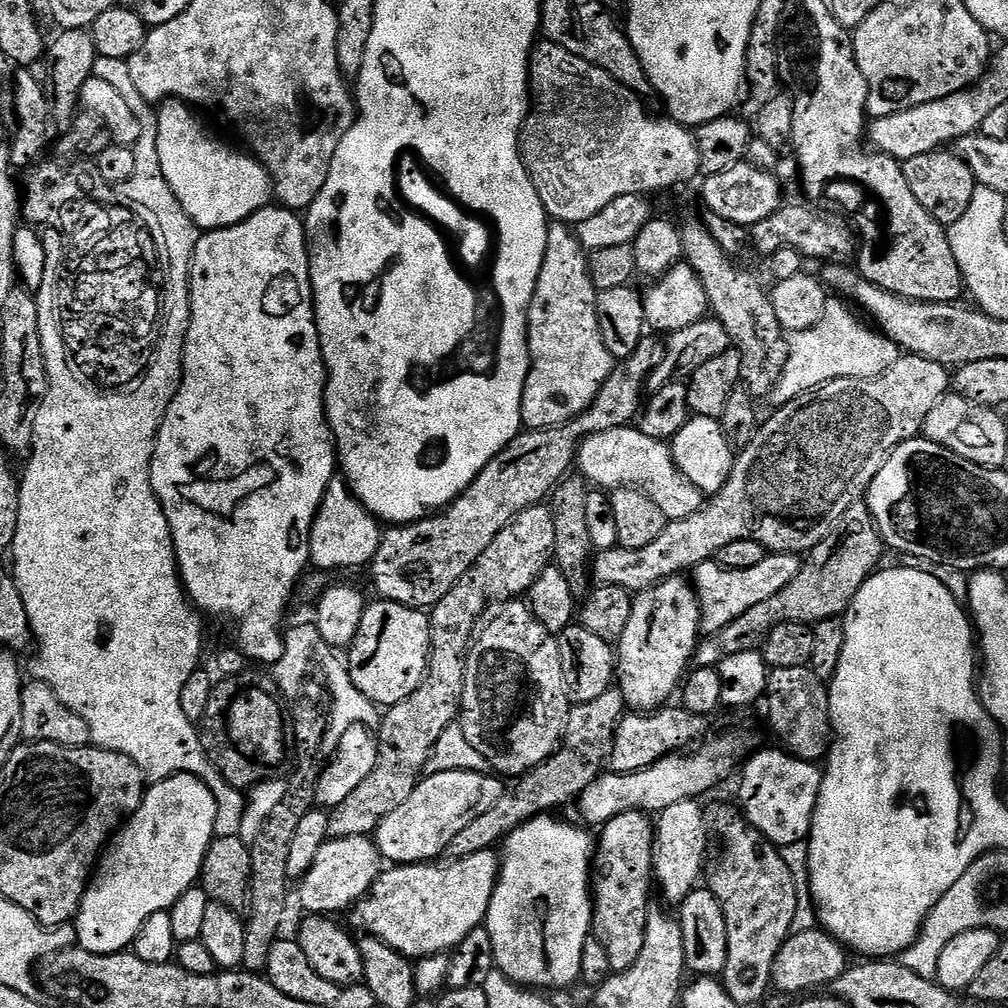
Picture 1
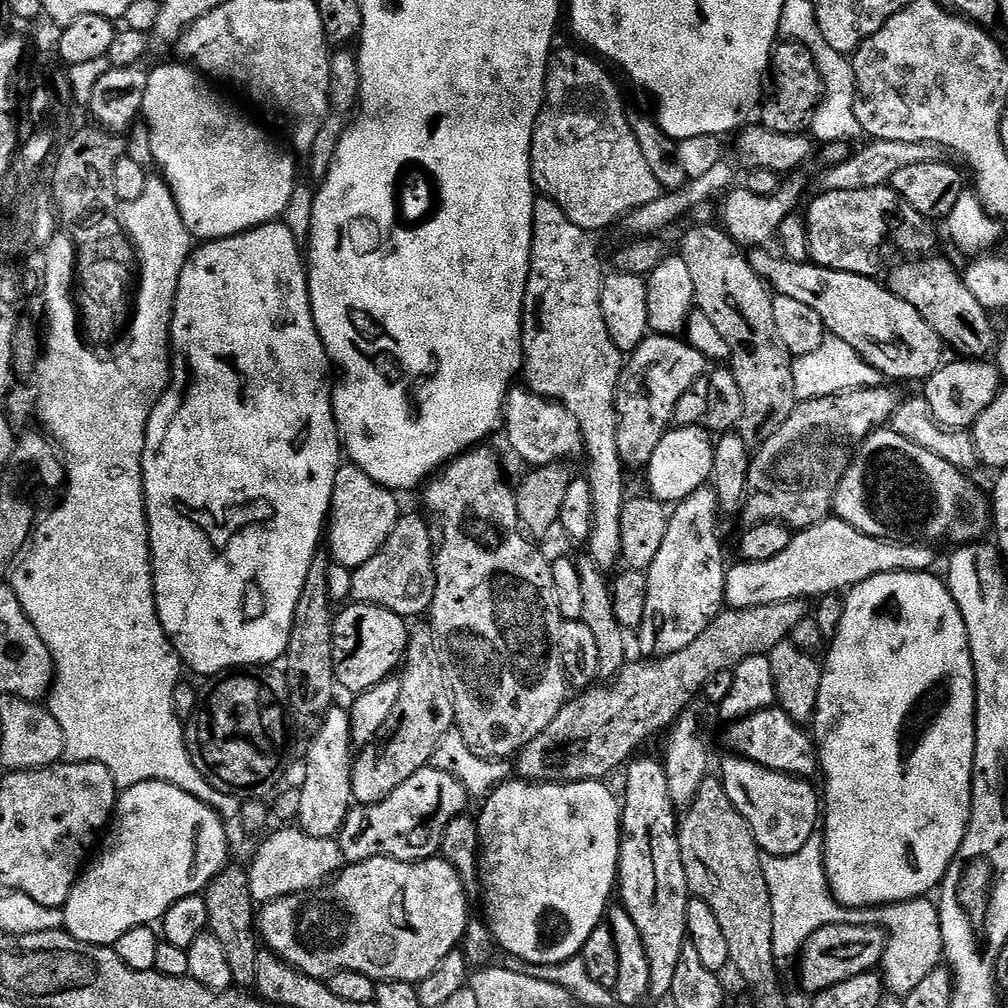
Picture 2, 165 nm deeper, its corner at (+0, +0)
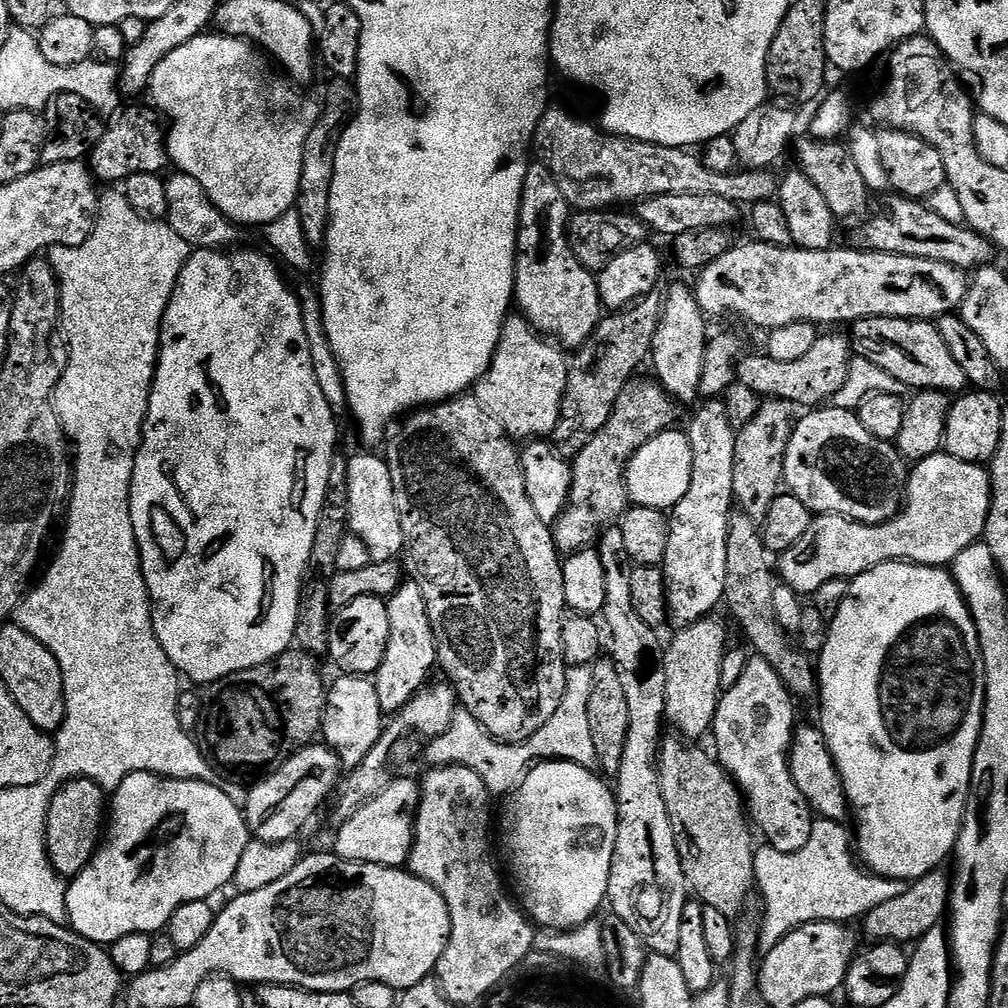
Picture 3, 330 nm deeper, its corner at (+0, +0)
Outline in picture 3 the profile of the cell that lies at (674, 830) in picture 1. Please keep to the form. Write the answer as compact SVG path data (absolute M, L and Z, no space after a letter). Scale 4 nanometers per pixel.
M705 618L694 622L688 628L681 628L675 634L672 645L663 653L666 674L667 723L677 728L679 735L689 742L696 742L700 735L711 733L712 723L720 705L722 689L722 658L729 647L728 632L717 618Z

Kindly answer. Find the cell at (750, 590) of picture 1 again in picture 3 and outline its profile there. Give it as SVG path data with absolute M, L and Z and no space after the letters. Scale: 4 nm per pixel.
M947 454L928 456L911 469L904 503L894 519L884 520L881 524L860 524L844 516L817 515L810 530L806 530L806 534L802 534L802 538L779 557L779 579L799 592L801 597L808 598L818 590L818 586L830 582L830 578L848 580L869 572L879 564L907 562L929 566L951 565L956 556L966 550L966 546L977 543L983 537L991 505L992 478L987 467L962 462Z

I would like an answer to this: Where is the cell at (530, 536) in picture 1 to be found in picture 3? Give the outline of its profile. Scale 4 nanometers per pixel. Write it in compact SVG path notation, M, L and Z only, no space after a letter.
M655 291L638 298L626 308L605 315L587 342L580 345L573 355L577 356L571 357L564 397L560 400L558 426L550 437L552 447L561 456L575 458L584 449L586 442L590 442L590 438L594 438L594 434L606 426L612 407L618 402L622 390L651 357L654 334L658 334L663 305L663 295Z

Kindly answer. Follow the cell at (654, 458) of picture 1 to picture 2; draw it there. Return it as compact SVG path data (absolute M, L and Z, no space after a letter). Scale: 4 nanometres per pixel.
M526 386L513 387L504 401L503 431L508 431L508 444L528 466L567 461L567 456L584 452L584 438L578 422L561 404L534 394Z

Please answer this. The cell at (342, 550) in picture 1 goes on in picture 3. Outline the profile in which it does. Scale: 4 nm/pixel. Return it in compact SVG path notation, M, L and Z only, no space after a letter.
M364 452L361 456L347 457L348 461L348 507L347 527L351 535L366 542L372 561L396 560L404 552L402 522L398 518L398 506L394 502L394 482L390 482L390 466L383 455L371 456Z

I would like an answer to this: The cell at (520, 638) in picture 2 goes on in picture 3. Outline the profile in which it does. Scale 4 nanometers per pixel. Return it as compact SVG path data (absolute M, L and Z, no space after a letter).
M465 394L453 396L441 404L421 406L411 414L403 417L400 429L392 441L389 439L386 459L390 466L390 482L394 482L394 502L398 506L398 518L402 522L404 535L404 552L412 559L414 582L422 590L422 598L426 598L426 614L430 618L430 626L436 639L436 662L439 671L444 671L447 683L456 692L459 707L470 710L474 718L490 735L505 744L520 744L528 740L554 718L554 710L564 697L566 678L569 667L564 663L562 654L562 622L566 615L564 591L562 590L561 553L556 546L553 529L534 514L534 506L530 506L530 498L526 494L524 471L520 468L520 452L517 445L506 435L504 428L478 402L475 395Z

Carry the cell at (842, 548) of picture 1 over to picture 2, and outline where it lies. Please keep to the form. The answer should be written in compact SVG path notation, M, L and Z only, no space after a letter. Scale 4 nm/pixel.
M803 599L774 602L770 606L758 606L757 608L725 607L713 618L710 626L706 626L706 630L702 630L702 634L698 634L698 638L694 638L694 642L690 642L690 646L678 650L678 654L661 656L656 659L648 658L640 662L644 664L626 663L611 682L581 691L579 694L573 695L562 706L562 710L554 718L554 722L550 722L550 726L546 726L546 730L542 730L542 734L538 734L538 738L534 738L534 742L527 744L515 757L515 775L519 779L541 784L573 784L579 780L603 781L608 778L604 776L610 775L615 768L623 769L629 763L630 757L637 751L635 748L647 736L671 729L677 717L683 715L691 705L688 703L695 696L701 695L704 684L710 682L710 678L714 674L732 672L751 656L767 656L774 650L774 646L789 639L794 626L798 626L798 622L809 619L810 604L809 608L808 604L809 601Z

